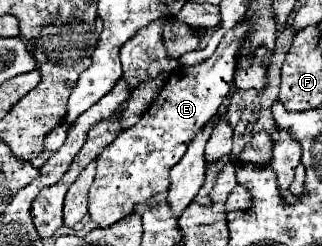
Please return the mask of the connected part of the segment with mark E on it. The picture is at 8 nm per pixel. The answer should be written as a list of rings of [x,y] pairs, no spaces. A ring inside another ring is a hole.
[[[236,25],[220,41],[214,55],[200,65],[176,69],[148,111],[134,127],[124,129],[98,157],[96,179],[88,193],[88,215],[98,227],[110,227],[134,213],[138,203],[146,203],[170,185],[170,169],[186,153],[190,137],[200,133],[216,117],[226,95],[234,87],[234,69],[240,45],[248,33],[246,25]]]

